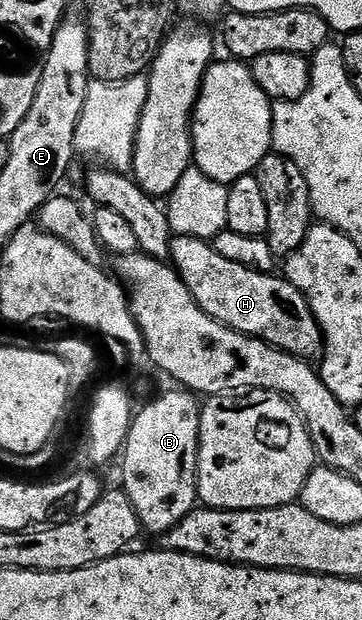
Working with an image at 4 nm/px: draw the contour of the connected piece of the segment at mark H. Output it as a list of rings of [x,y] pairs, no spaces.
[[[174,236],[173,242],[169,245],[169,261],[199,303],[199,307],[207,311],[211,319],[240,333],[262,338],[270,345],[296,357],[317,359],[322,356],[325,337],[321,333],[319,323],[305,296],[291,282],[285,280],[284,276],[260,273],[251,267],[243,267],[243,263],[231,263],[231,259],[223,259],[223,255],[219,255],[219,251],[215,251],[208,240],[195,237]]]

